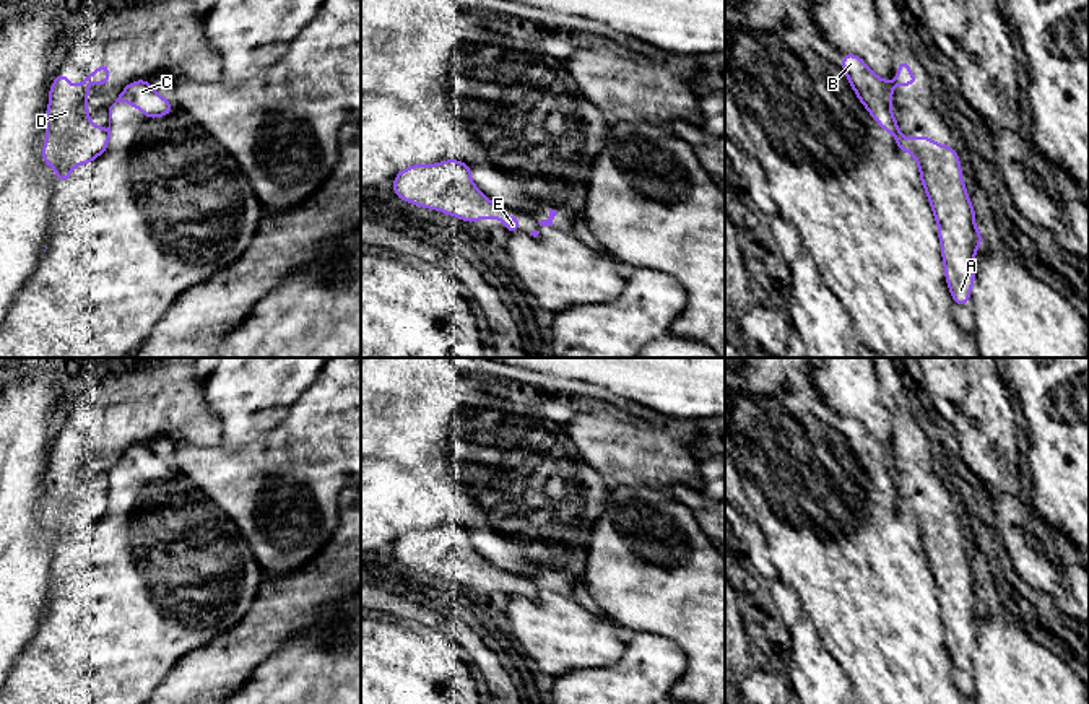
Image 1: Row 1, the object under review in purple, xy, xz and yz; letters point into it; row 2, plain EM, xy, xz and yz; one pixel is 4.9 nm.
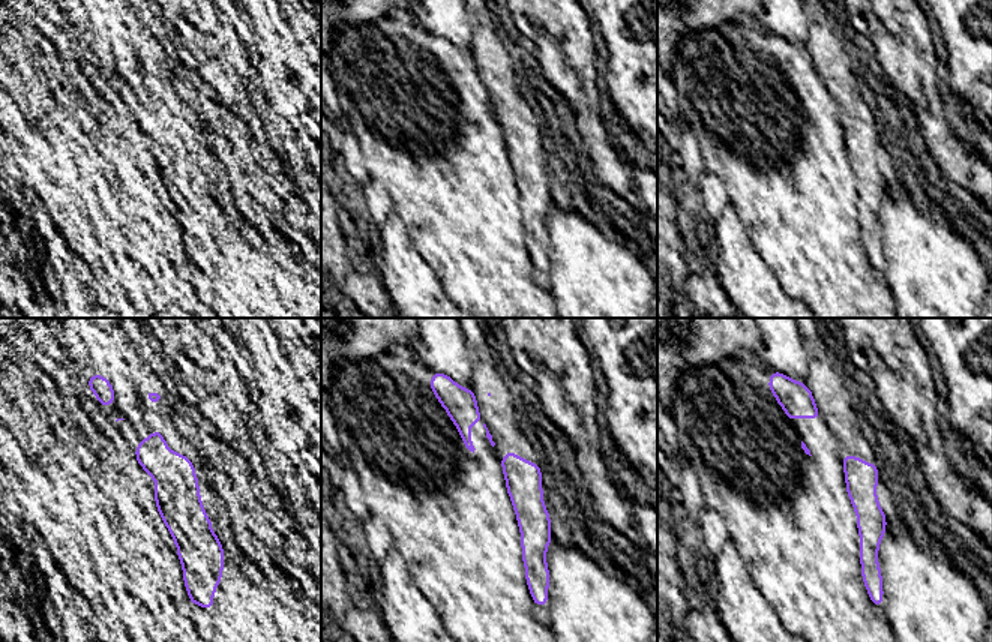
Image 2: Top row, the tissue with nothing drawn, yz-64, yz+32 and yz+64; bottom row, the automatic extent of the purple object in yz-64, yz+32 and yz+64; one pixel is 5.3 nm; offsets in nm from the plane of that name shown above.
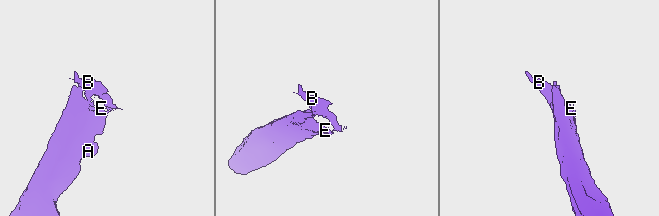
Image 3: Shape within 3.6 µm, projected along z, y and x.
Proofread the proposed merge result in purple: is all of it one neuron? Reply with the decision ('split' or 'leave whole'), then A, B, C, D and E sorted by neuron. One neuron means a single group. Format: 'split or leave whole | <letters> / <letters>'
split | A D E / B C

